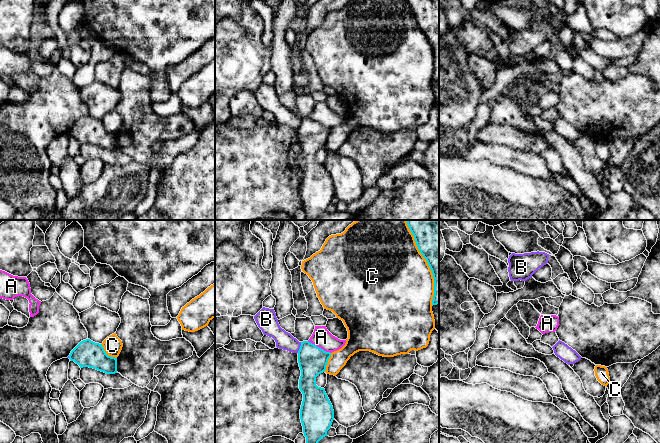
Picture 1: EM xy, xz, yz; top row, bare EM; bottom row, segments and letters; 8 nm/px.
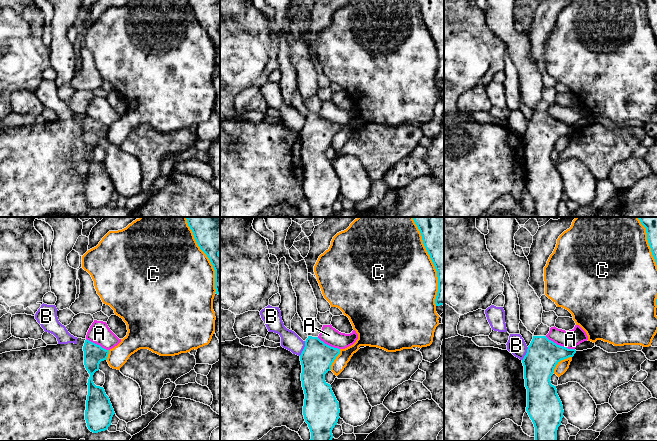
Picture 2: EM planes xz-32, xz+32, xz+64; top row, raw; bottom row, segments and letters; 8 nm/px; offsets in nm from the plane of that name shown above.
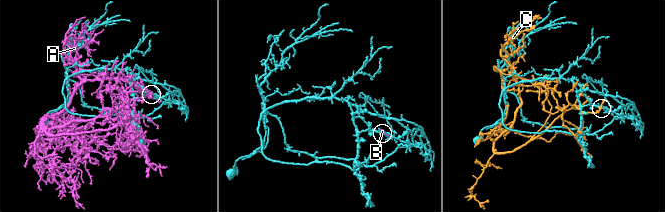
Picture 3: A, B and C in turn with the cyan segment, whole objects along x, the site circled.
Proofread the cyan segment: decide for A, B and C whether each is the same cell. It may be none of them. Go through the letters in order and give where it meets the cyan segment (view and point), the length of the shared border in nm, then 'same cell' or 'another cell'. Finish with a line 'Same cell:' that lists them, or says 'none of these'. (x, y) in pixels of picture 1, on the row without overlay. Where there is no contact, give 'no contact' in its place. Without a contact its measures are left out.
A: xz (318, 123) | 220 nm | another cell
B: xz (300, 123) | 90 nm | another cell
C: xy (106, 130) | 170 nm | another cell
Same cell: none of these

